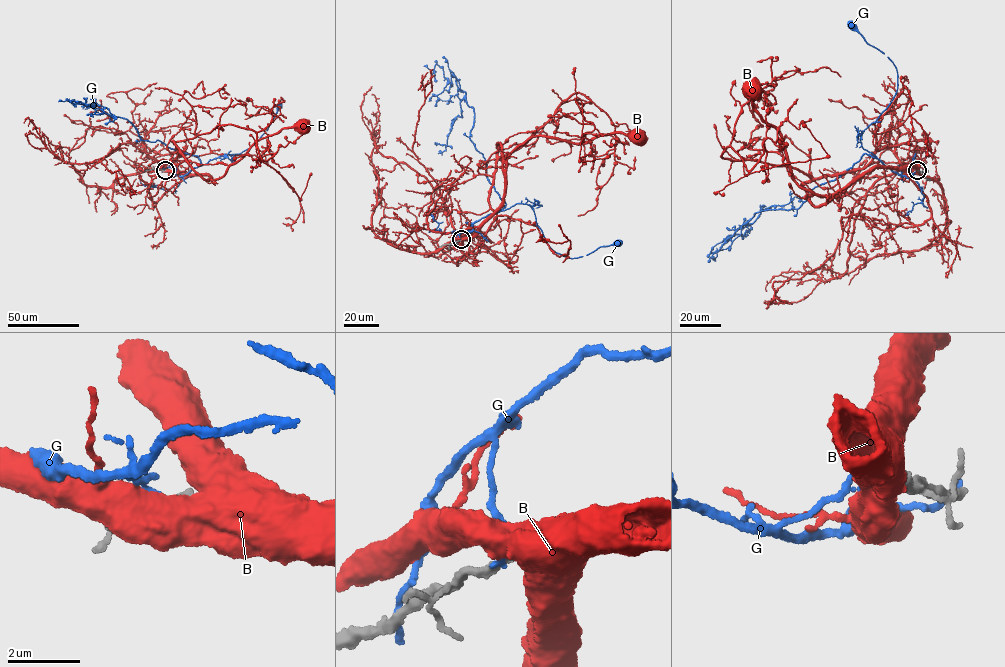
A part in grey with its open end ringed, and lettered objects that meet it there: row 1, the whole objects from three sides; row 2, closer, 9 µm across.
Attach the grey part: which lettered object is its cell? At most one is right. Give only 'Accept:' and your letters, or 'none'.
Accept: none

